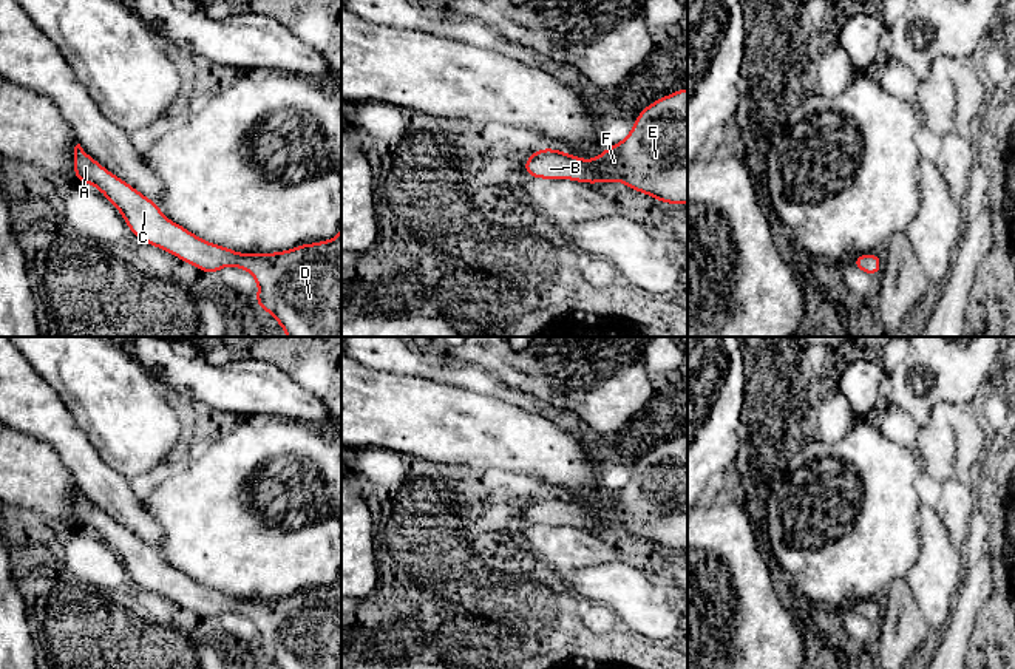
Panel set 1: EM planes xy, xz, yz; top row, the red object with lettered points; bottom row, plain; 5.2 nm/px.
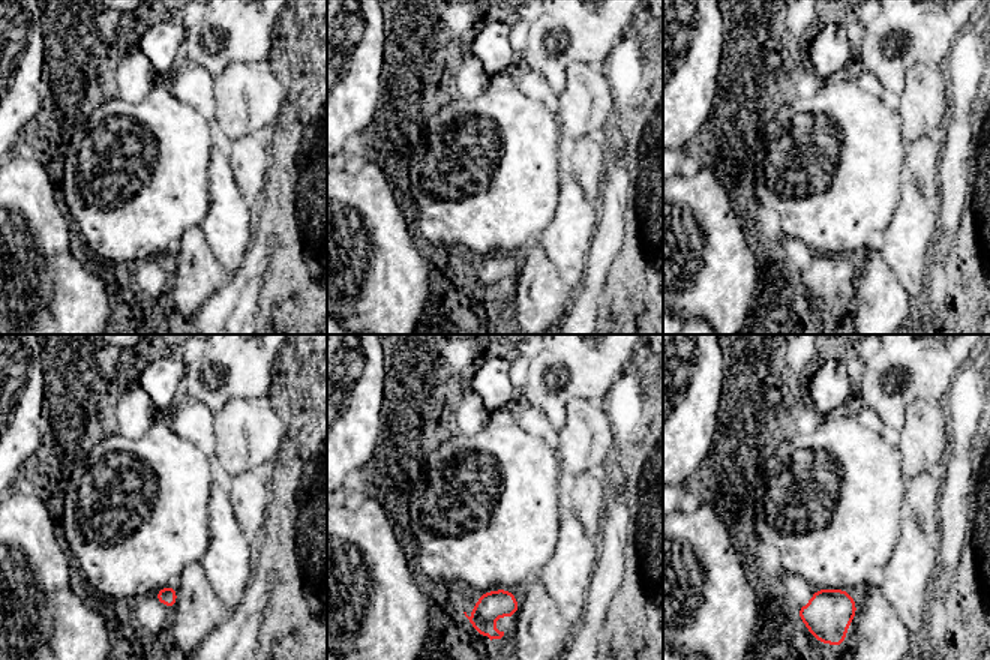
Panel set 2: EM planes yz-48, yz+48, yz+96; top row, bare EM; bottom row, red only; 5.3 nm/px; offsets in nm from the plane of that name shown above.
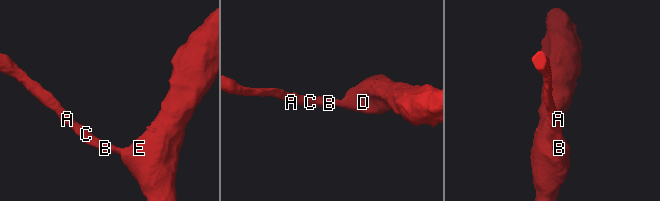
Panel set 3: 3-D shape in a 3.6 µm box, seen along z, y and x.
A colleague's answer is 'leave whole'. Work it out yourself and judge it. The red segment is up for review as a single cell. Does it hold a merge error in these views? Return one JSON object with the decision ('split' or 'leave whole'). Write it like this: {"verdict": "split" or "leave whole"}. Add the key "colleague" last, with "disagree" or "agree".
{"verdict": "leave whole", "colleague": "agree"}

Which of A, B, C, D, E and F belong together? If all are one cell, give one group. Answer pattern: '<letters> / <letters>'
A B C D E F

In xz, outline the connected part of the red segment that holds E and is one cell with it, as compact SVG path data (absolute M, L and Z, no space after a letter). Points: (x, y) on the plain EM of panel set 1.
M687 434L640 457L627 484L595 505L542 494L531 499L524 518L587 530L621 527L657 547L687 550Z

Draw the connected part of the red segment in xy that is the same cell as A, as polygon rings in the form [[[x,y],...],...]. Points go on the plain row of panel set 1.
[[[80,490],[74,493],[74,522],[76,527],[90,528],[100,536],[122,559],[128,575],[144,589],[164,595],[207,620],[218,620],[227,612],[246,615],[258,629],[255,649],[278,669],[341,669],[341,573],[329,587],[301,590],[284,598],[247,601],[201,586],[170,567],[156,548],[104,514]]]

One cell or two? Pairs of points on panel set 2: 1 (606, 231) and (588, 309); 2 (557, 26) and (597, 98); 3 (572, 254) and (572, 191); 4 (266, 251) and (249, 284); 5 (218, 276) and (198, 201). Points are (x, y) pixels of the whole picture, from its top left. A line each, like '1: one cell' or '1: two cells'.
1: one cell
2: one cell
3: one cell
4: one cell
5: two cells

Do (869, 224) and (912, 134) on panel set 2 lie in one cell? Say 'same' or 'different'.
different

